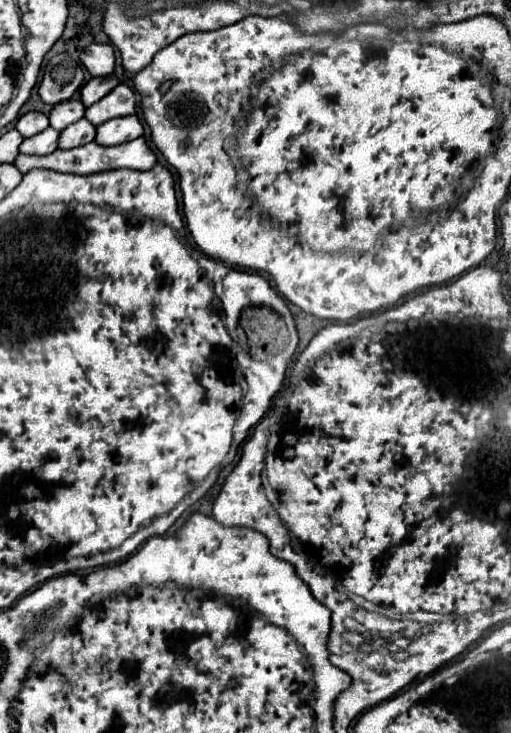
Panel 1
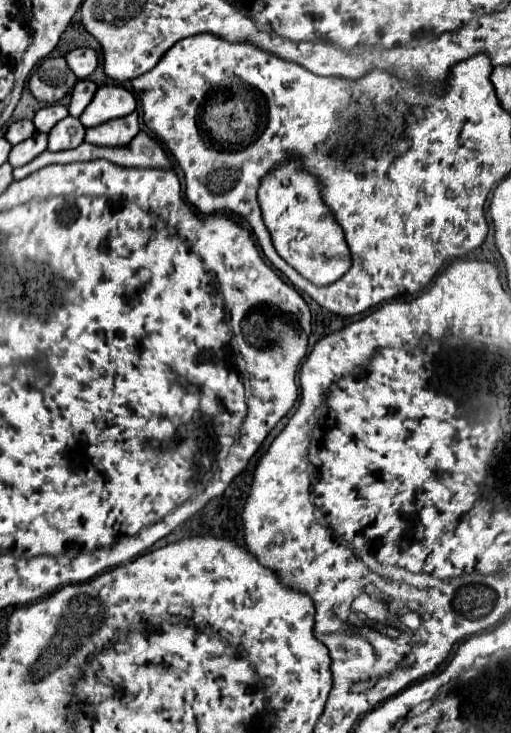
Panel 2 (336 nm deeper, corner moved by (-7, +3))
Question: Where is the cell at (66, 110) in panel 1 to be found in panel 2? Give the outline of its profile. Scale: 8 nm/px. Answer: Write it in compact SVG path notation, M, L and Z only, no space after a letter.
M60 103L48 105L48 107L40 109L40 111L36 113L36 117L34 117L36 131L40 131L40 133L50 133L50 129L52 129L58 121L62 121L64 117L68 117L68 107L66 107L66 105L60 105Z

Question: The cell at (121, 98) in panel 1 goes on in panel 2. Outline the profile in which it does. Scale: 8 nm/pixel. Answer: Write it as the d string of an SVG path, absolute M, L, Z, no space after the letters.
M102 85L98 87L92 103L80 115L84 127L96 127L116 117L126 117L136 111L134 95L122 85Z

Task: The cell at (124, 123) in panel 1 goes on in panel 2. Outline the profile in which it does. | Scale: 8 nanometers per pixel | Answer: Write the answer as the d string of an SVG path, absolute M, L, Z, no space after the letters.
M138 113L120 117L120 119L112 119L104 125L96 125L92 129L86 129L86 139L92 145L104 145L104 147L120 147L120 145L128 145L136 133L140 131L140 123L138 123Z

